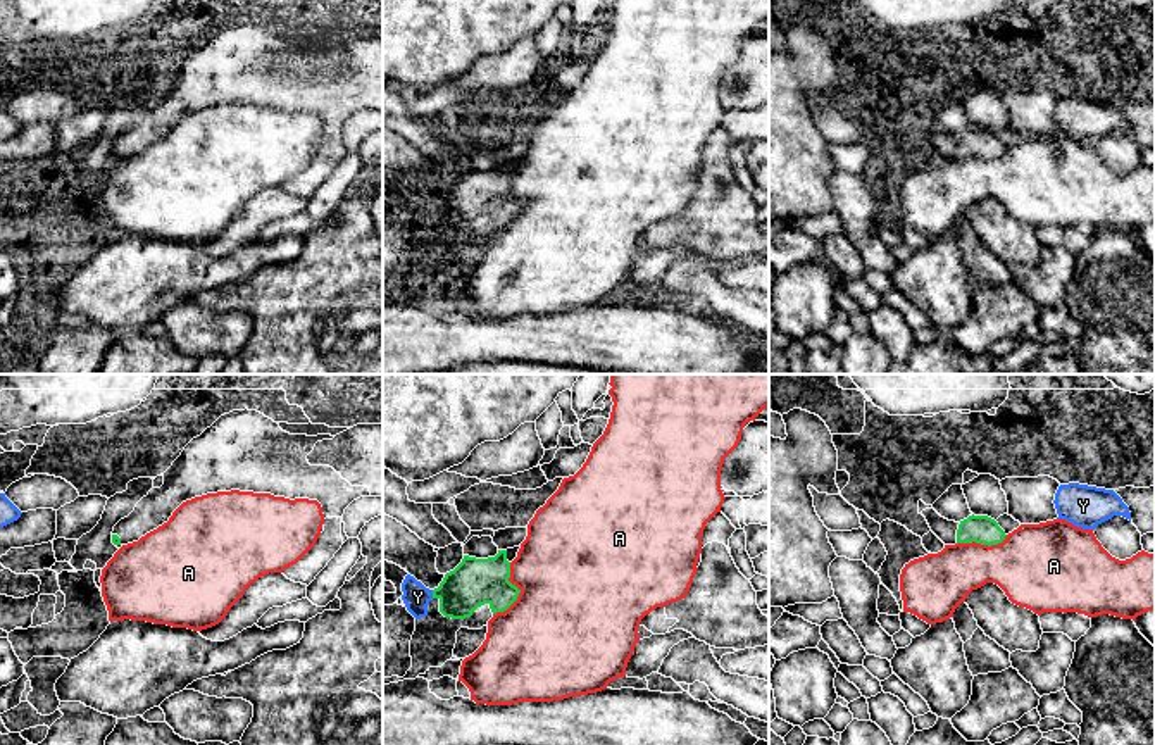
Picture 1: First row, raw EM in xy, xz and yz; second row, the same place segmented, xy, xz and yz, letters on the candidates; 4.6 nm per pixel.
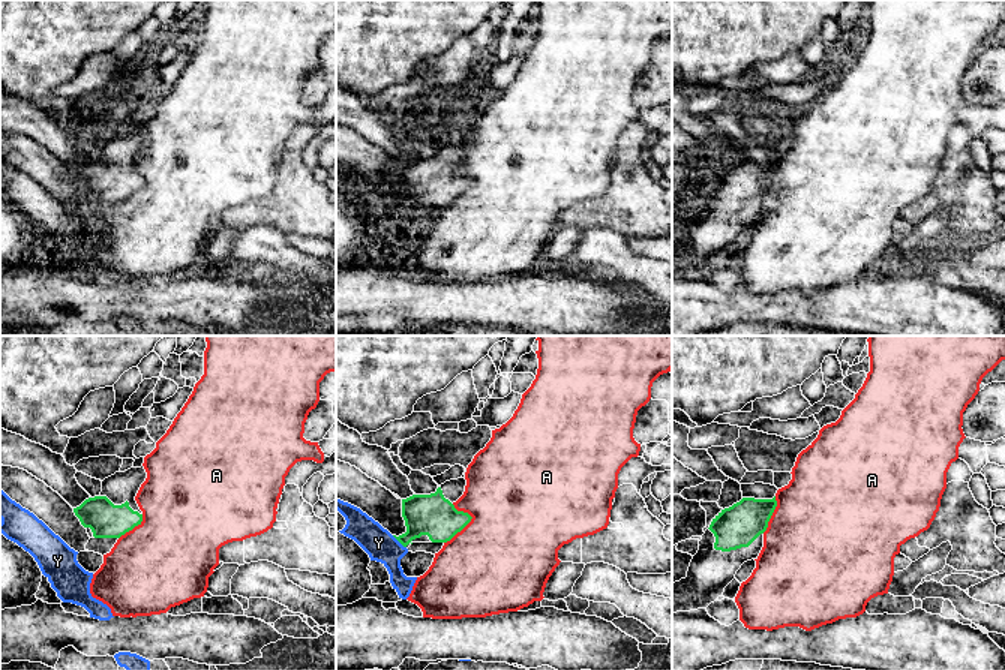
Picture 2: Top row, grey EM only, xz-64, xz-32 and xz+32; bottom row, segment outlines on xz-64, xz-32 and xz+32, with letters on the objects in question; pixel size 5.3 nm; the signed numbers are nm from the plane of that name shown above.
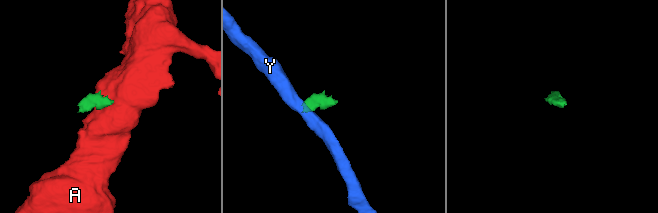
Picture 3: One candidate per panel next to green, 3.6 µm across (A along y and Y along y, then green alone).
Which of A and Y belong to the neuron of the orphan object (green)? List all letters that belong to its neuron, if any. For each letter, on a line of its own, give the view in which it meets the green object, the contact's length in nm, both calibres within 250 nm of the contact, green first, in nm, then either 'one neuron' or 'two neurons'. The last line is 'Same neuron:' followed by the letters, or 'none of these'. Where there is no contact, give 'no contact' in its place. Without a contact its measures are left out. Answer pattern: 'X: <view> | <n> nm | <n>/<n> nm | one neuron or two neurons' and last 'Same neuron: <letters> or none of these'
A: xz | 260 nm | 220/500 nm | two neurons
Y: xz | 40 nm | 220/130 nm | two neurons
Same neuron: none of these

